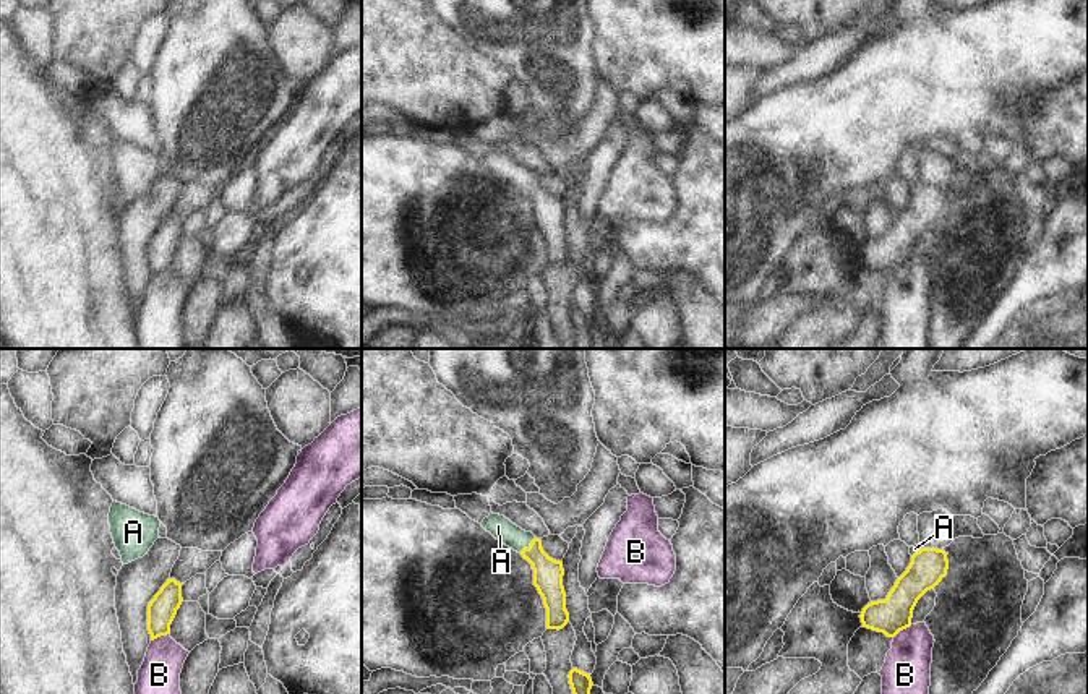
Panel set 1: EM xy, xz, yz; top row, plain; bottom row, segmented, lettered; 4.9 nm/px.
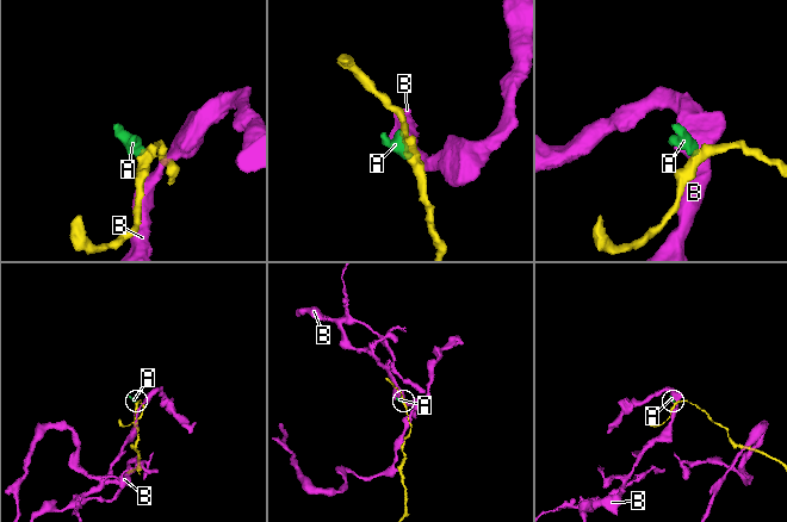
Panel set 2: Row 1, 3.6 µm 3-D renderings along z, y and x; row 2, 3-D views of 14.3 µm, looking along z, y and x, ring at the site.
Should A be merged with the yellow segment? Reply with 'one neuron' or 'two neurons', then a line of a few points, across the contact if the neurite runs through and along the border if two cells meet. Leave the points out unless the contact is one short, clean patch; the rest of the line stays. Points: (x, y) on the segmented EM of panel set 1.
one neuron; line xz (548, 573), (529, 547), (498, 526)

